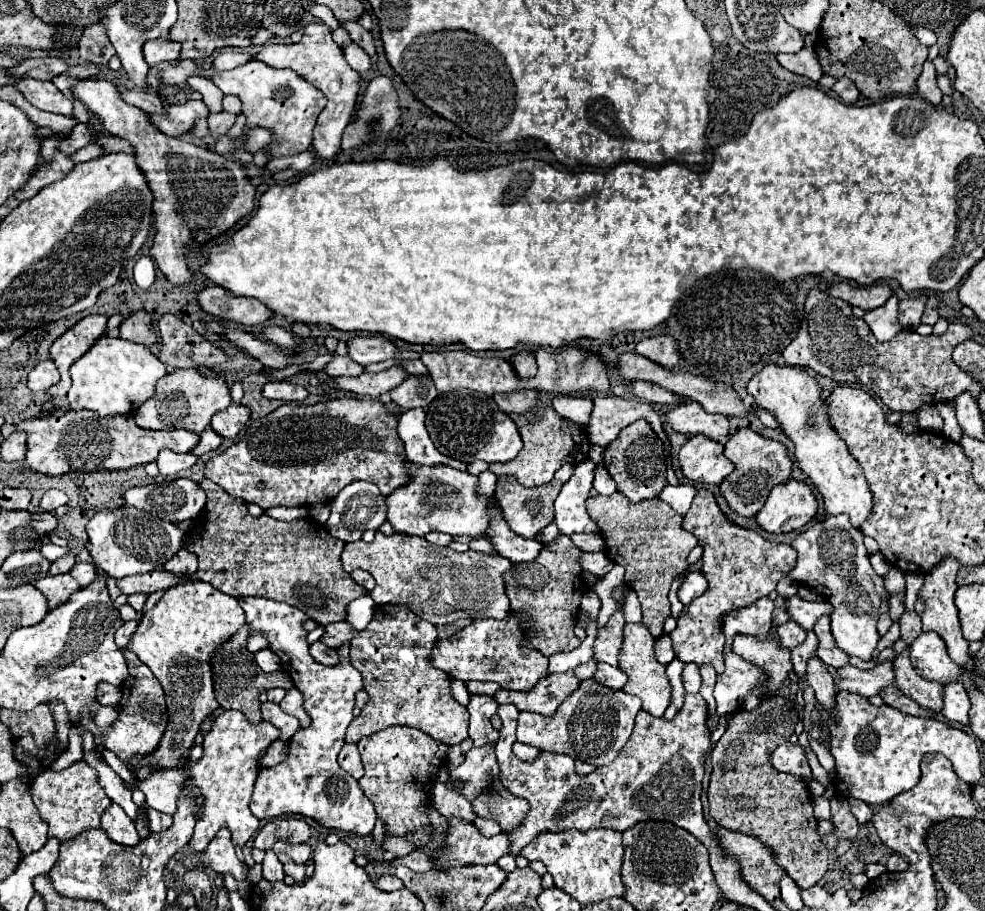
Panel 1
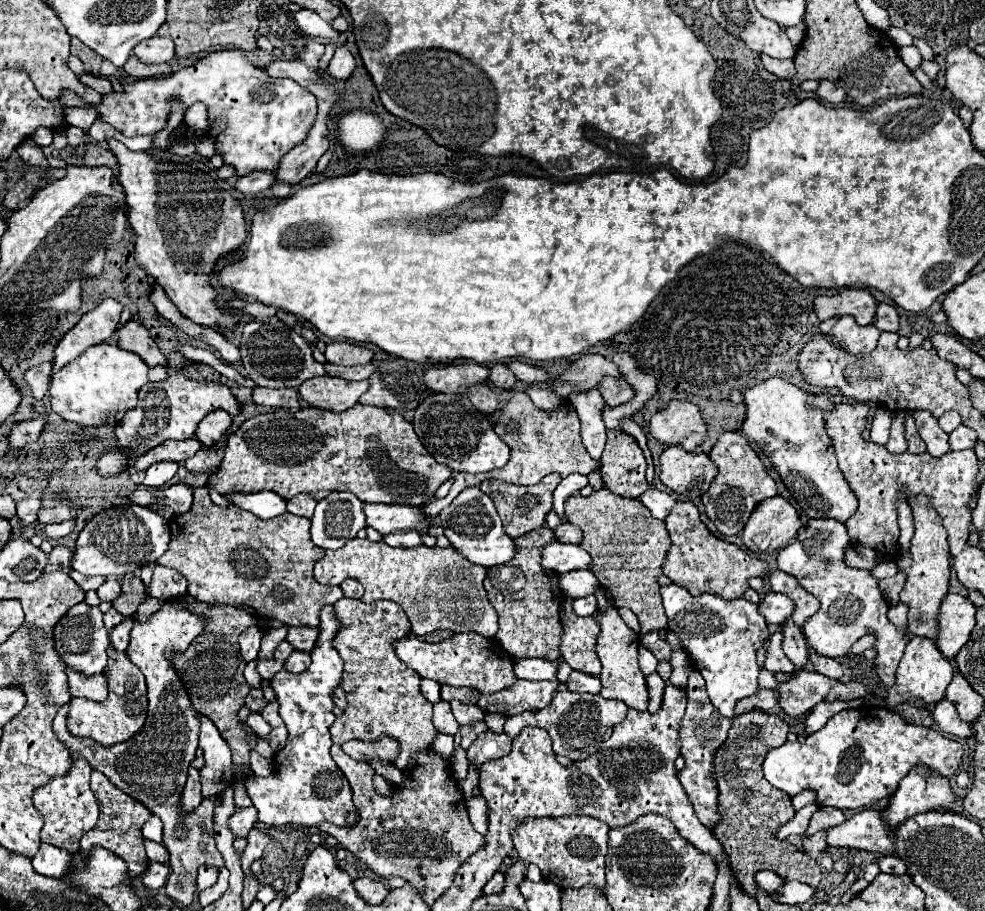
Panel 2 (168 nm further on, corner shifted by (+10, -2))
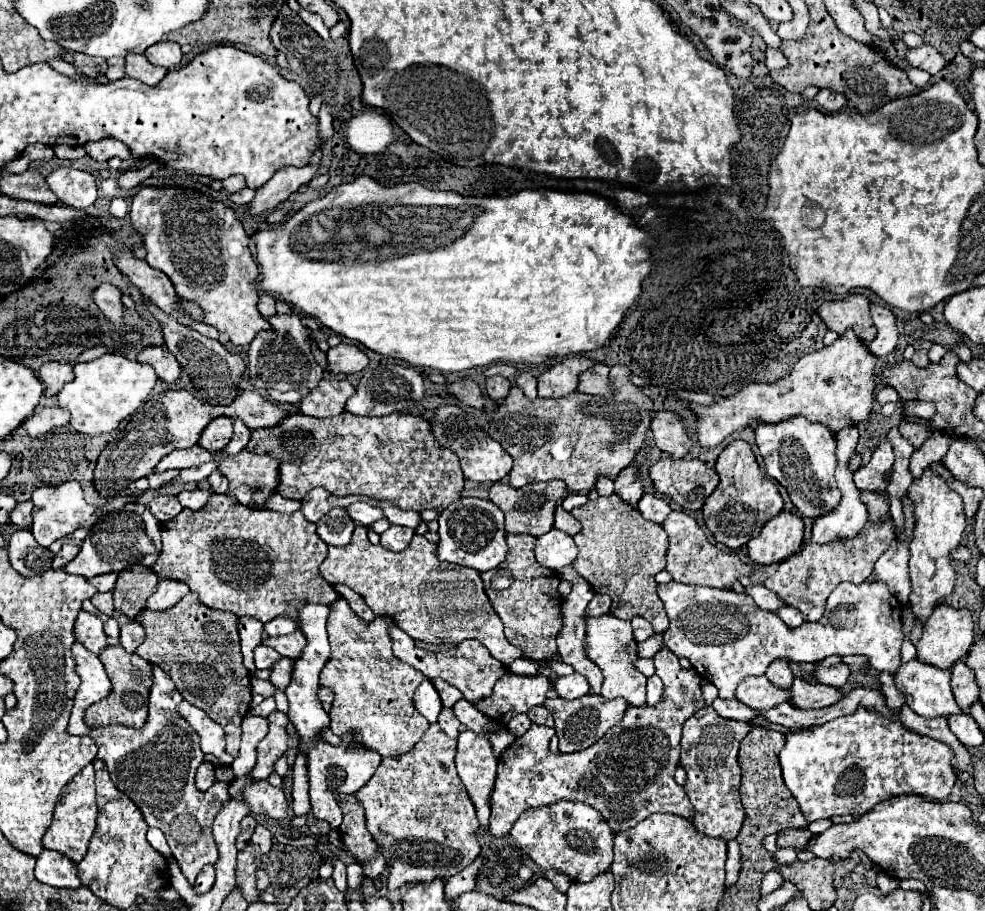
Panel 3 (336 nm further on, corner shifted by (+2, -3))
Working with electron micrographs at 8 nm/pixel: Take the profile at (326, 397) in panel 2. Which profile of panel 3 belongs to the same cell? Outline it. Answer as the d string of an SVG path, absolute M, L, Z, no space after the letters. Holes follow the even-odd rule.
M321 380L317 388L309 390L309 394L299 402L299 408L307 416L315 418L331 418L345 412L347 398L355 394L355 386L349 380Z

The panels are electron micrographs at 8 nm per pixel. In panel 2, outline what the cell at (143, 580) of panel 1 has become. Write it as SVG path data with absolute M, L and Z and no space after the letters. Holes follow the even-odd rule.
M109 579L109 581L105 581L105 583L99 587L97 597L99 597L101 601L113 601L119 593L121 593L121 585L119 585L119 581Z

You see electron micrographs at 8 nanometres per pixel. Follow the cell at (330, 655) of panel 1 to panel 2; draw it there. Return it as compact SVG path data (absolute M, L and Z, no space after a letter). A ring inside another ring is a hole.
M293 651L293 653L289 655L289 659L283 663L283 669L291 671L291 673L301 673L301 671L305 671L305 669L309 667L309 663L311 663L309 653L303 653L303 651Z

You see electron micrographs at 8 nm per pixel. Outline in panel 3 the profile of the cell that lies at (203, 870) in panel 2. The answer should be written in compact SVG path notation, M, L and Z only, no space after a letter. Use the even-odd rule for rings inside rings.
M207 864L203 870L201 870L201 874L197 876L197 880L195 880L195 894L205 894L205 892L209 892L211 888L213 888L213 884L215 884L215 868L211 866L211 864Z

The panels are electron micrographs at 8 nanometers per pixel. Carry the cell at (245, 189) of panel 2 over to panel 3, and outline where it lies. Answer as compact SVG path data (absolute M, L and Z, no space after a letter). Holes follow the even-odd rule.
M243 188L243 190L235 192L235 194L231 194L231 200L233 200L237 206L249 204L253 198L255 198L255 190L253 190L253 188Z

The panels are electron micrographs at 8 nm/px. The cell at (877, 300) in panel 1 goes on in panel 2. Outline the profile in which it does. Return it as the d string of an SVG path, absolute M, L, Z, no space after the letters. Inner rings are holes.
M845 289L833 297L815 297L815 313L819 321L851 315L859 325L869 325L875 317L877 301L867 289Z

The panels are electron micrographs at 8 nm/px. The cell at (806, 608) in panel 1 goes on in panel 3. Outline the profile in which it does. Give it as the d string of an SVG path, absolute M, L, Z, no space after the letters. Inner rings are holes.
M751 584L745 588L747 594L753 596L755 604L761 608L761 610L767 610L767 612L777 612L779 608L785 606L783 600L779 600L779 596L775 592L771 592L769 588L765 586L759 586L759 584Z

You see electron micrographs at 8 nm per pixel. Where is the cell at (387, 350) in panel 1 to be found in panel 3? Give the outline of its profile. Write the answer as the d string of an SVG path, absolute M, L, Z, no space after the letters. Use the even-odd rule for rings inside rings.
M339 344L335 348L329 348L329 370L335 374L353 374L361 372L369 366L367 354L355 346L355 344Z

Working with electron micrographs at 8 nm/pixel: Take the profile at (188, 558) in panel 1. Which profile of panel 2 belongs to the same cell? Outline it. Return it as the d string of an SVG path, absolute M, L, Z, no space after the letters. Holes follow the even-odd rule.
M163 565L155 567L153 579L149 585L149 597L161 599L161 601L171 601L171 599L183 597L185 593L187 593L187 581L179 571L167 569Z

